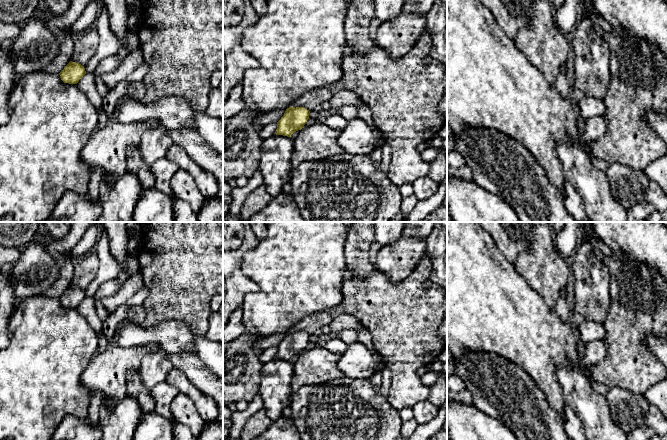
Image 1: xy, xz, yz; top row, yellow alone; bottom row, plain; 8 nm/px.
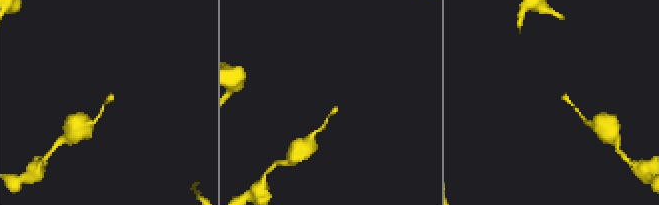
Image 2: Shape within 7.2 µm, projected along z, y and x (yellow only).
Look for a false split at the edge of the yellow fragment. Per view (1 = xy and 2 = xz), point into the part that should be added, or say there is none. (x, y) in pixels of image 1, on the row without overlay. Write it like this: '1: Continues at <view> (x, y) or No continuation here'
1: No continuation here
2: No continuation here

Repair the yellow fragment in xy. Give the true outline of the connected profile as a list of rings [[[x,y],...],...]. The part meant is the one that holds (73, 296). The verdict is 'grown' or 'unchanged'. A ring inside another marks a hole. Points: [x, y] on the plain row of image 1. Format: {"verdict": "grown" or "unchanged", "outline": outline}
{"verdict": "unchanged", "outline": [[[72,285],[59,297],[61,304],[69,308],[77,308],[85,298],[85,292],[81,288]]]}

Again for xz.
{"verdict": "unchanged", "outline": [[[292,331],[286,333],[284,339],[277,346],[276,359],[291,361],[291,359],[304,352],[309,343],[310,335],[303,331]]]}

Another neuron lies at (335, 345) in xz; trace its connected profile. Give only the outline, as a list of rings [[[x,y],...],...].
[[[334,338],[328,341],[324,347],[331,352],[339,352],[340,354],[342,354],[347,350],[348,346],[349,344],[345,343],[341,339]]]

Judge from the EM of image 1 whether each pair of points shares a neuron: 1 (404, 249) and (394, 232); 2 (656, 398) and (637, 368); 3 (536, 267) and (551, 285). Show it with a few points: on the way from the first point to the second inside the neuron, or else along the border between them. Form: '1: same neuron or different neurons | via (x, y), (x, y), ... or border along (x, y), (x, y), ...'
1: different neurons | border along (401, 236), (381, 247)
2: different neurons | border along (656, 382), (644, 394)
3: same neuron | via (540, 271), (547, 278), (547, 281)

